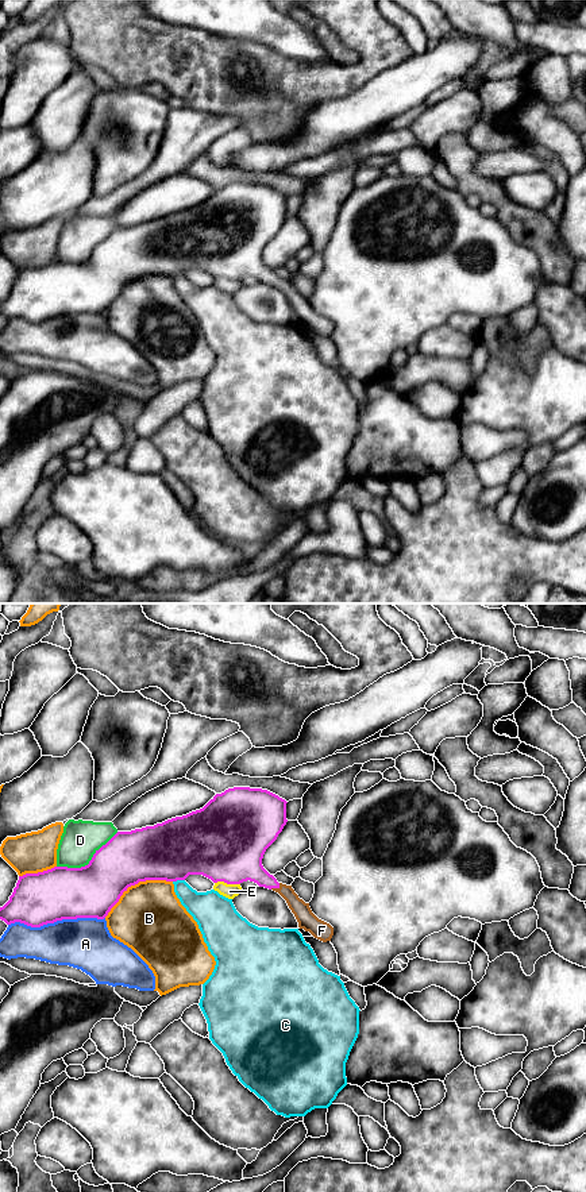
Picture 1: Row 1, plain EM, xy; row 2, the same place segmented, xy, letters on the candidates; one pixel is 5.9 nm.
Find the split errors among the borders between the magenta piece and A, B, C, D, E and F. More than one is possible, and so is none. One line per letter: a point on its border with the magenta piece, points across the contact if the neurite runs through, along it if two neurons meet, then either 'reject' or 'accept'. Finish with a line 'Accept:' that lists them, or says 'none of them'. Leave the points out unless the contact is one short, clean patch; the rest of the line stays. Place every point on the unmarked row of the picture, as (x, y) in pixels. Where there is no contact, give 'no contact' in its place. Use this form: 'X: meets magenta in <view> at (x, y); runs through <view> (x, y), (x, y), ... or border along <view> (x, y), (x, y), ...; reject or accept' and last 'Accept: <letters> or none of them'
A: meets magenta in xy at (56, 316); reject
B: meets magenta in xy at (135, 278); reject
C: meets magenta in xy at (178, 274); reject
D: meets magenta in xy at (89, 258); reject
E: meets magenta in xy at (227, 278); reject
F: meets magenta in xy at (276, 282); runs through xy (243, 255), (276, 282), (301, 305); accept
Accept: F

